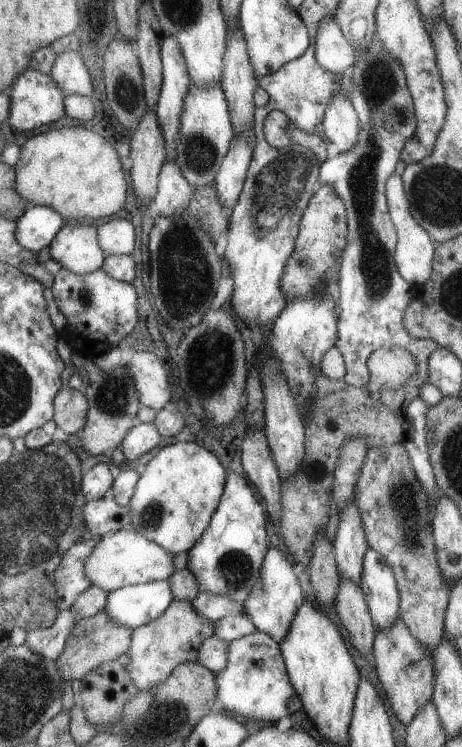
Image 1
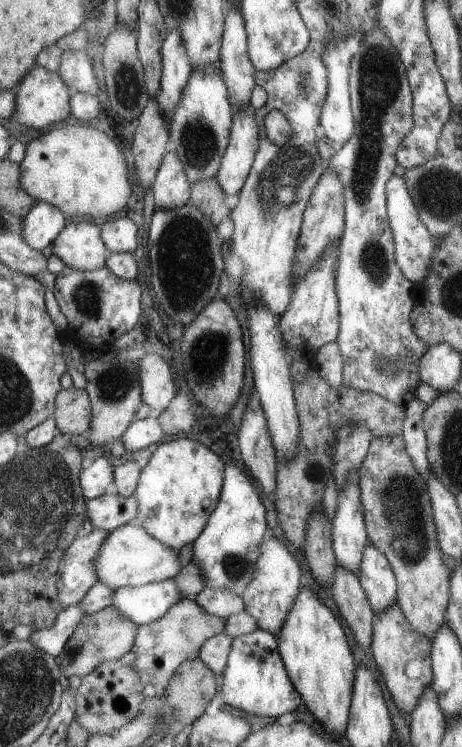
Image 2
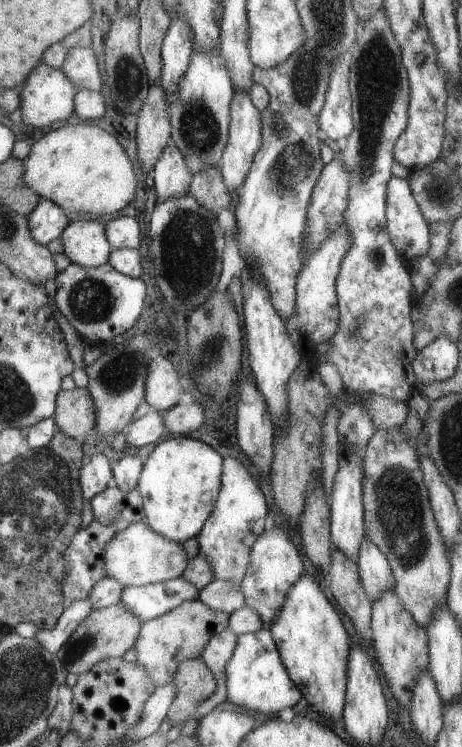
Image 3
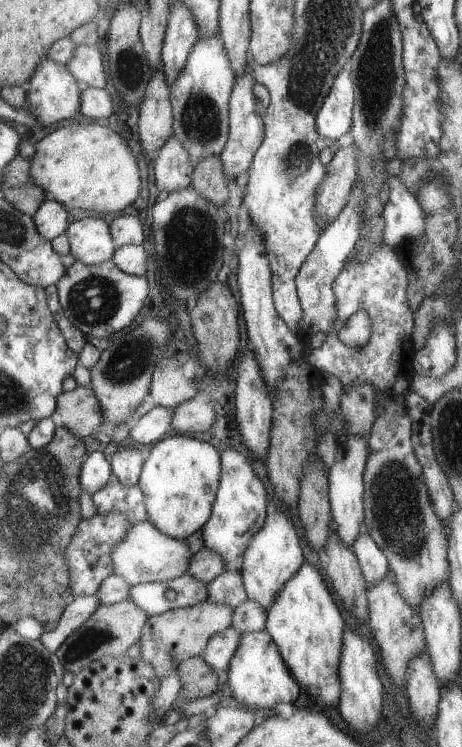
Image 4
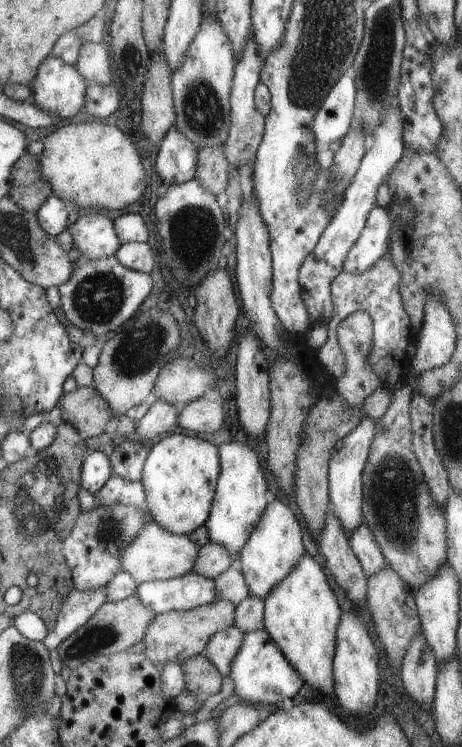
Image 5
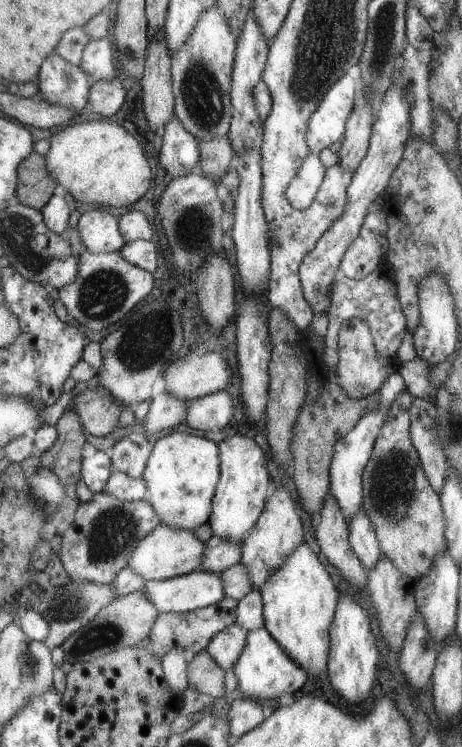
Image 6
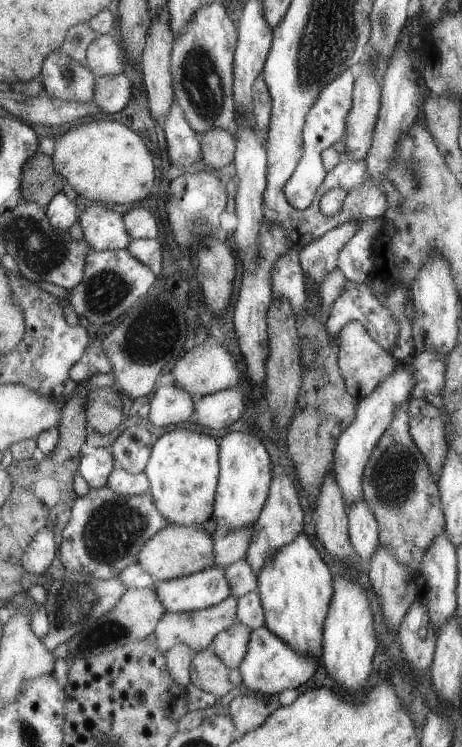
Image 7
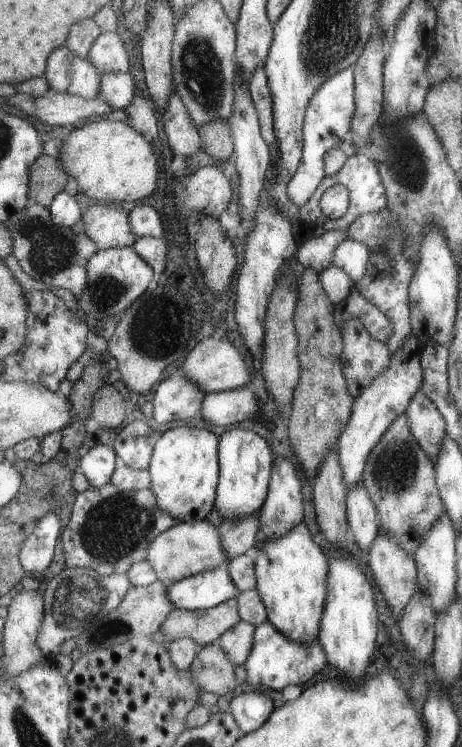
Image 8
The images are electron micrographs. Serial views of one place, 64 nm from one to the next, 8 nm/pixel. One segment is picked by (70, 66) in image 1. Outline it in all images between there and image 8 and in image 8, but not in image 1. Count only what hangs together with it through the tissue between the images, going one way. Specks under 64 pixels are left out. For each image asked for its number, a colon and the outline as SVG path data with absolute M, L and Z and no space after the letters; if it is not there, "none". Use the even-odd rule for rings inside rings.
2: M63 52L57 74L73 92L95 96L99 92L99 82L91 64L91 58L85 52Z
3: M71 48L61 64L61 70L73 86L91 92L105 92L105 82L101 80L103 72L91 48Z
4: M77 46L71 60L65 66L71 70L71 76L75 76L77 82L99 90L109 88L105 52L97 46Z
5: M107 42L101 44L83 44L79 50L79 56L75 60L77 72L93 86L109 86L115 82L113 68L111 68L111 52L107 48Z
6: M111 36L101 40L89 40L83 48L79 68L83 68L83 72L91 76L91 82L113 80L115 76L119 76L117 50Z
7: M113 34L97 36L87 46L85 66L93 72L95 78L123 74L123 70L125 70L125 48L121 46L119 38L115 38Z
8: M115 32L99 34L87 52L87 60L99 70L99 74L129 70L127 48L125 48L121 36Z

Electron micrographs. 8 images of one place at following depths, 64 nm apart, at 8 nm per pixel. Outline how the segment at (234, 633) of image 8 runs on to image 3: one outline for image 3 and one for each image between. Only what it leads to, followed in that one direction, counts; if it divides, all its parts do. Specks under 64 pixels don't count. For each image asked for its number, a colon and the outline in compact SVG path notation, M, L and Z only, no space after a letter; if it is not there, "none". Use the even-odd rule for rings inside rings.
3: M229 628L225 632L219 632L219 636L213 636L209 640L209 644L203 648L203 654L199 656L207 668L211 668L211 672L215 674L215 680L219 680L219 688L215 690L215 696L211 696L211 700L203 700L203 704L199 704L199 718L211 714L213 708L219 708L223 702L227 702L227 676L225 676L225 666L229 662L229 658L233 656L233 650L237 646L237 634L233 634Z
4: M227 628L219 634L215 634L207 648L203 650L203 660L207 664L211 664L211 668L215 668L215 672L219 674L219 680L225 684L227 680L227 668L229 668L229 660L235 654L237 646L239 646L239 636L241 632L237 632L235 628Z
5: M235 624L231 628L225 628L223 632L215 634L209 642L207 648L201 652L205 658L211 660L211 664L215 664L215 668L219 668L219 672L223 676L229 676L231 672L231 662L237 656L241 644L245 640L245 632L241 632Z
6: M233 624L229 628L225 628L223 632L219 632L205 648L205 652L211 654L211 658L219 664L219 668L223 668L225 672L229 668L233 668L237 656L241 654L243 646L245 646L245 638L247 638L247 630L239 624Z
7: M237 622L225 632L219 632L219 636L215 636L215 640L209 644L209 650L213 650L227 668L237 668L249 646L249 636L251 628Z

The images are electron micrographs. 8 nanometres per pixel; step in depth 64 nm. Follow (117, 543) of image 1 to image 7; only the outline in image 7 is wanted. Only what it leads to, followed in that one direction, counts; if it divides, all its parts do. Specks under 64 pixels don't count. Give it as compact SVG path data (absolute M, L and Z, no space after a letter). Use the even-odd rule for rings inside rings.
M167 524L157 536L153 536L137 560L143 570L157 578L157 582L169 582L179 580L183 576L191 576L195 572L203 572L213 568L215 564L215 538L211 532L207 532L201 526L175 526Z

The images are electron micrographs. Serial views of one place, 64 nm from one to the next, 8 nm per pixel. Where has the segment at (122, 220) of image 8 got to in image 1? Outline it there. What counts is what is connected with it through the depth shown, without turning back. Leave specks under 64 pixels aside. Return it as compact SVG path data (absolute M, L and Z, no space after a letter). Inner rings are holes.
M65 222L65 226L51 240L49 254L61 268L87 276L103 268L107 254L99 244L99 230L93 226L81 226L77 222Z

